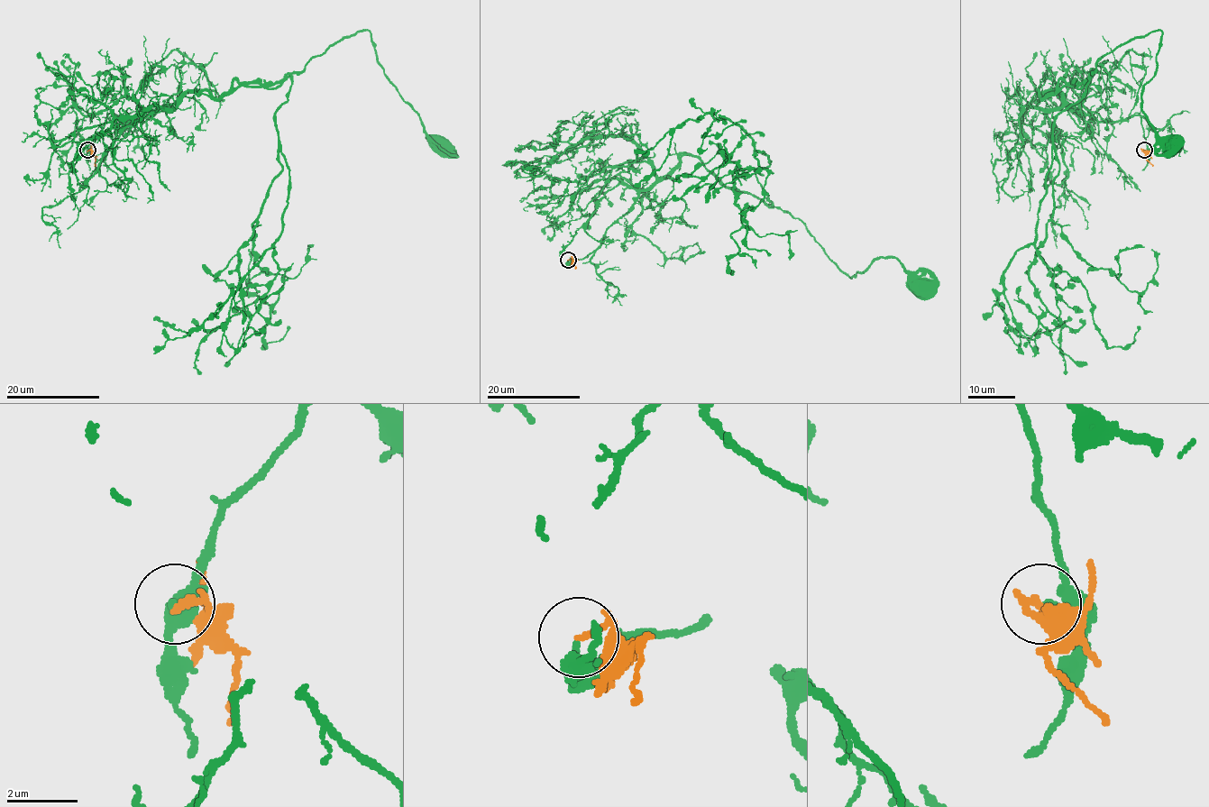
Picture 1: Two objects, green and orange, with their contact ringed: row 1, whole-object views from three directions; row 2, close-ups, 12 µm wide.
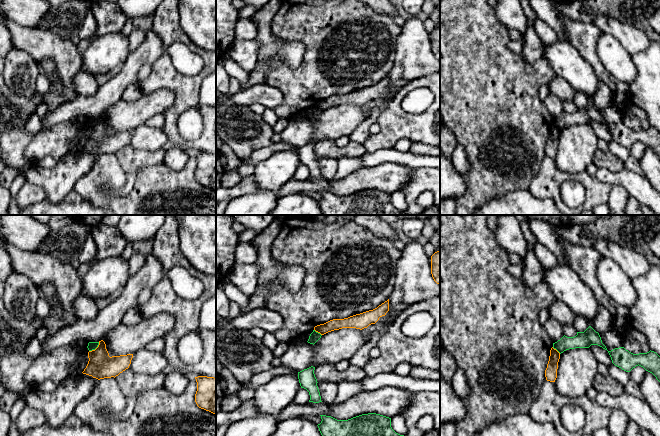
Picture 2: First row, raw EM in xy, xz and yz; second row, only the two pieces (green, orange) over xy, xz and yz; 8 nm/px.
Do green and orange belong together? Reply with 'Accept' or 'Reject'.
Reject

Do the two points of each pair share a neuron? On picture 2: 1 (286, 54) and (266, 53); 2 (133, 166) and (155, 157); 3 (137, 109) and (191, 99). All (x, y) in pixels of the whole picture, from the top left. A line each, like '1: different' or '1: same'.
1: same
2: same
3: different

